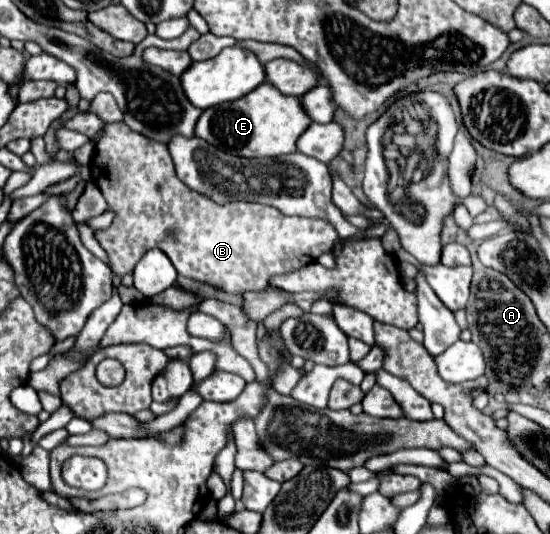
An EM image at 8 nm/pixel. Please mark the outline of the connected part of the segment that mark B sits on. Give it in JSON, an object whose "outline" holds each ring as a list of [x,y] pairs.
{"outline":[[[124,122],[108,124],[104,128],[102,140],[98,140],[92,162],[92,180],[100,188],[102,196],[108,202],[108,210],[114,212],[114,222],[106,230],[94,230],[96,240],[106,250],[110,268],[118,276],[126,276],[134,270],[136,262],[144,256],[144,252],[158,248],[162,250],[178,274],[204,282],[220,292],[246,292],[246,290],[264,290],[270,286],[270,278],[278,274],[288,274],[306,264],[318,260],[320,254],[332,252],[338,242],[338,232],[332,224],[320,218],[304,218],[304,216],[286,216],[272,206],[254,204],[254,202],[232,202],[226,206],[218,206],[206,196],[192,192],[186,184],[182,184],[174,174],[174,164],[168,154],[168,146],[154,142],[138,132],[130,130]]]}

